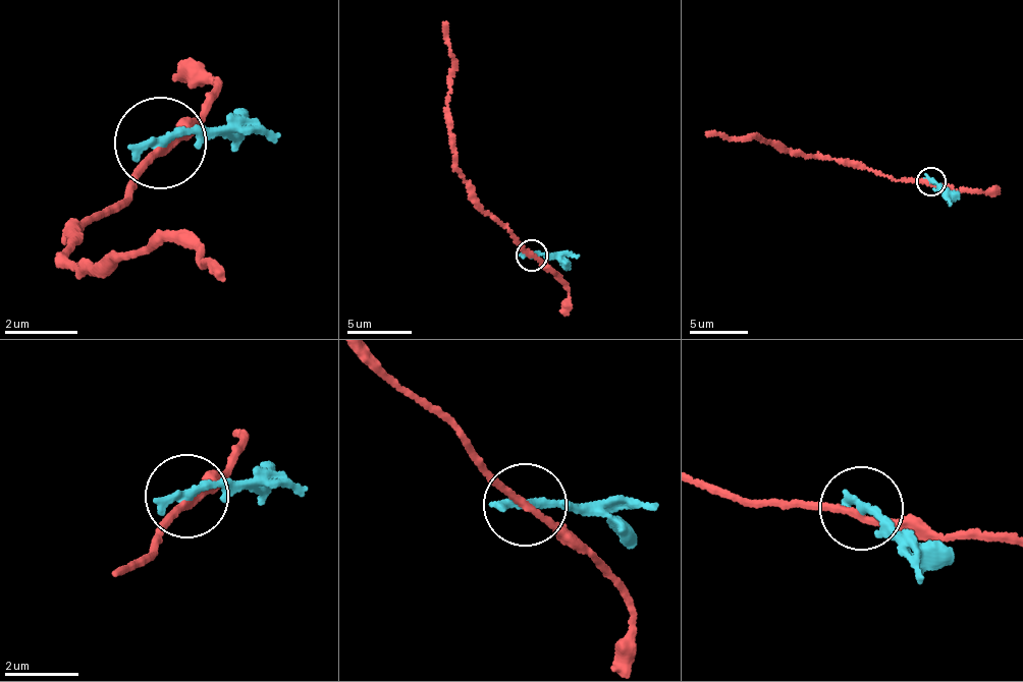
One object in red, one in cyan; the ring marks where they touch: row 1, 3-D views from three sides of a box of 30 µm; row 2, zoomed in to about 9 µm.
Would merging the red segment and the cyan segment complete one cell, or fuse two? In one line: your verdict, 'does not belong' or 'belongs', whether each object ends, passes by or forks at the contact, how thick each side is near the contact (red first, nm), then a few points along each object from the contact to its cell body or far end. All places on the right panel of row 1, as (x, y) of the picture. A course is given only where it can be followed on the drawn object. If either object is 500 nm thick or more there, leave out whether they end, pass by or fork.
does not belong; red passes by; cyan ends; calibres 180 and 300 nm; course red (930, 182), (895, 179), (819, 156), (785, 152), (755, 137), (736, 140), (706, 132); course cyan (930, 182), (938, 186), (951, 204)

